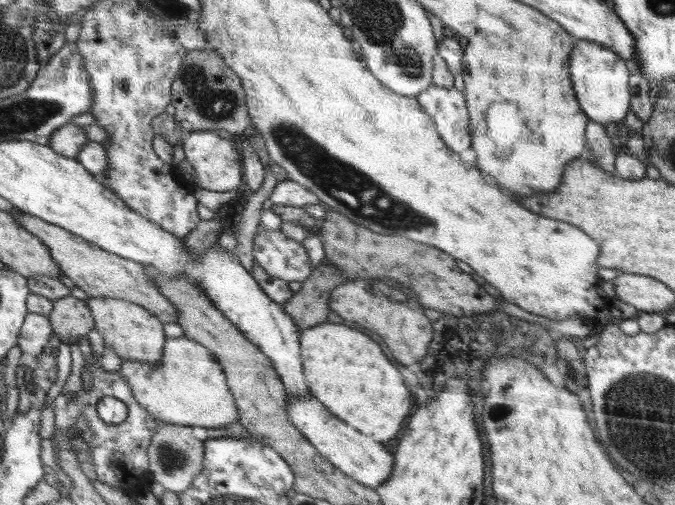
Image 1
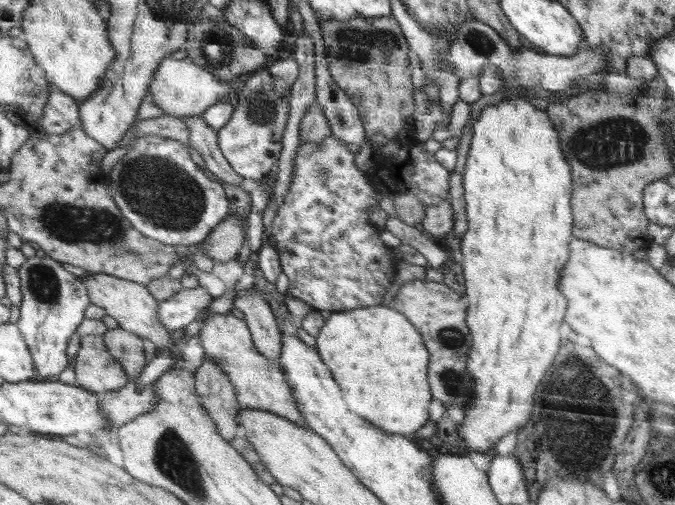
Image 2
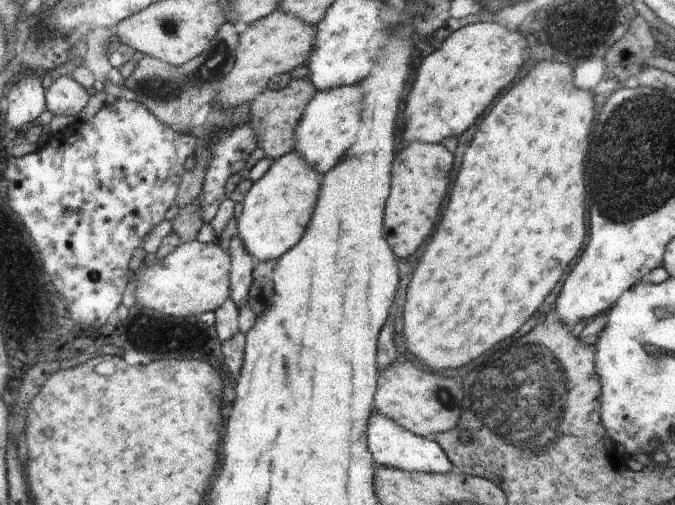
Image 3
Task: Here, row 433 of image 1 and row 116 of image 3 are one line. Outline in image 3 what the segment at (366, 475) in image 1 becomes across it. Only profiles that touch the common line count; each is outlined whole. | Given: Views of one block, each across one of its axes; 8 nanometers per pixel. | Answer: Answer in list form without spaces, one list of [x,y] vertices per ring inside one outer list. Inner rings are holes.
[[[361,84],[348,87],[339,87],[332,91],[320,91],[314,99],[307,105],[303,112],[299,124],[295,129],[295,148],[296,152],[315,172],[324,175],[331,170],[337,163],[346,156],[347,149],[355,143],[358,135],[361,116]]]

